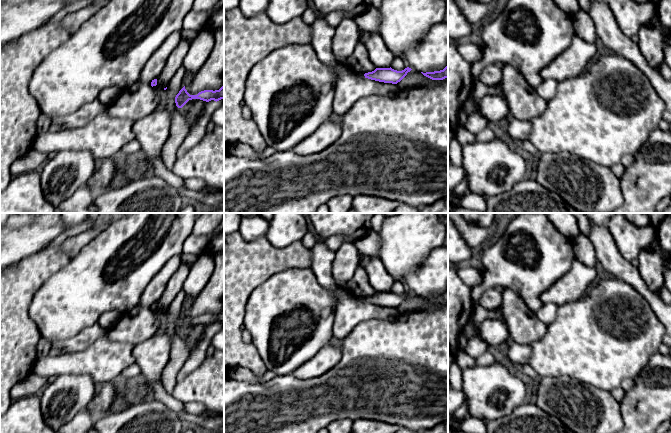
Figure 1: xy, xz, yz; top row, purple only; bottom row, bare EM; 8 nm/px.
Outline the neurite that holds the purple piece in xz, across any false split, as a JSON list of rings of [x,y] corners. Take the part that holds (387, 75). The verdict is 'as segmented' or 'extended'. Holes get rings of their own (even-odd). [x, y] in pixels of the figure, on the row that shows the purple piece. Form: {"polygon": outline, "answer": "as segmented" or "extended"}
{"polygon": [[[341,63],[343,69],[350,75],[354,76],[357,79],[362,79],[362,78],[368,78],[371,80],[379,81],[379,82],[384,82],[384,83],[392,83],[392,84],[397,84],[400,82],[408,72],[410,72],[412,69],[407,67],[402,71],[397,71],[390,68],[376,68],[372,72],[368,72],[365,74],[357,73],[353,70],[353,68],[347,64]]], "answer": "extended"}

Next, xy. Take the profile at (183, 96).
{"polygon": [[[185,86],[179,91],[179,93],[175,97],[175,103],[178,108],[182,108],[189,100],[192,99],[200,99],[206,102],[211,100],[219,101],[221,99],[224,100],[224,86],[222,86],[219,90],[204,90],[199,92],[197,95],[190,95]]], "answer": "as segmented"}

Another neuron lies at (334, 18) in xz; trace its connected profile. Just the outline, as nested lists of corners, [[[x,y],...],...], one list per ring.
[[[342,10],[333,11],[326,15],[323,15],[322,18],[333,27],[337,27],[344,19],[348,18],[345,15],[345,12]]]

